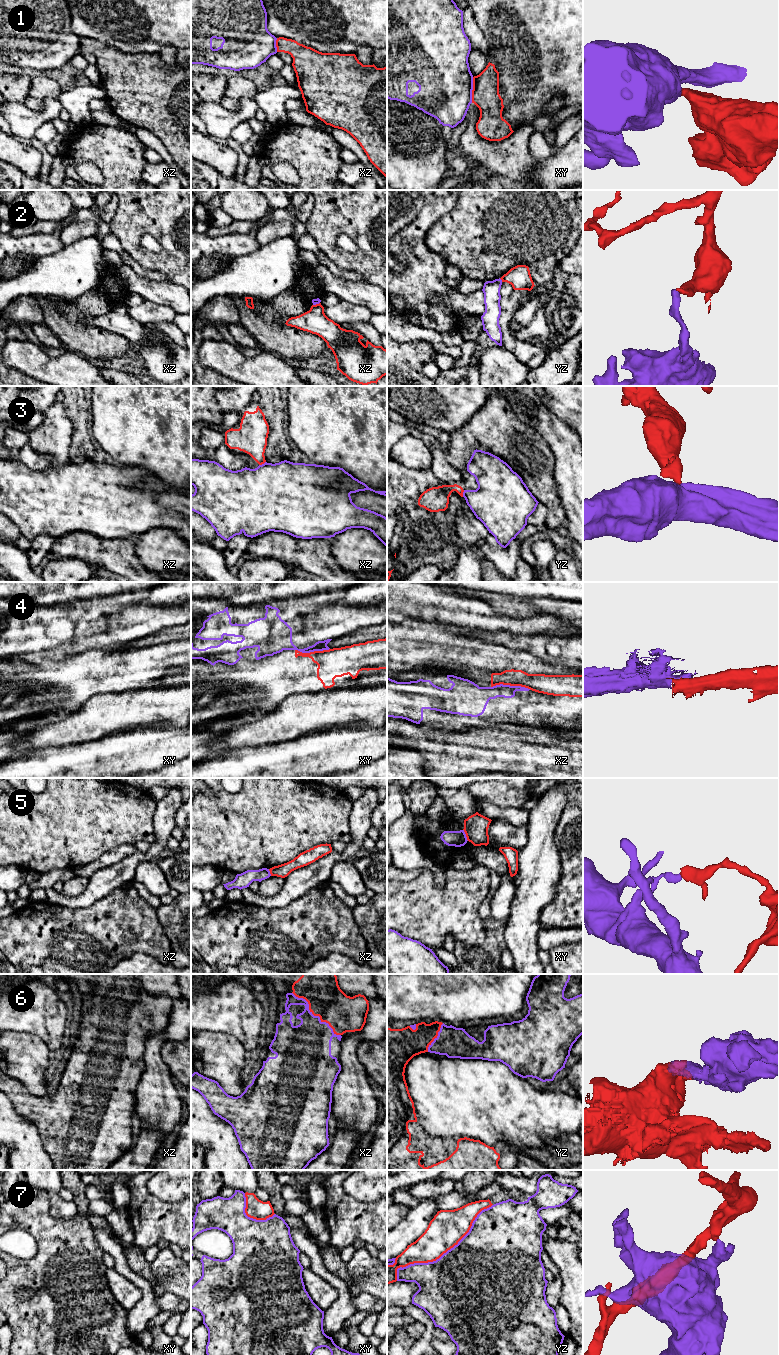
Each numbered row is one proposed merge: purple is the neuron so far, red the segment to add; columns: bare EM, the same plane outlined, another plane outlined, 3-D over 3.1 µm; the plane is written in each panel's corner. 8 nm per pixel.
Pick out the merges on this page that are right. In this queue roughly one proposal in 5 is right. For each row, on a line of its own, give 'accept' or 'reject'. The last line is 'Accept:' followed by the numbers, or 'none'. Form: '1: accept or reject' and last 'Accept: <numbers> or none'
1: reject
2: reject
3: reject
4: reject
5: reject
6: accept
7: reject
Accept: 6

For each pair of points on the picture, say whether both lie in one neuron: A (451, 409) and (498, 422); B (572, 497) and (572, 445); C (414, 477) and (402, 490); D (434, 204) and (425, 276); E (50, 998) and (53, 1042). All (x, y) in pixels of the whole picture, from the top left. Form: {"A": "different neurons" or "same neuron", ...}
{"A": "different neurons", "B": "same neuron", "C": "same neuron", "D": "same neuron", "E": "same neuron"}

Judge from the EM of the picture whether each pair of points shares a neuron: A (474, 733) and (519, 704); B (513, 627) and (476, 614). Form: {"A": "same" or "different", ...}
{"A": "different", "B": "same"}

